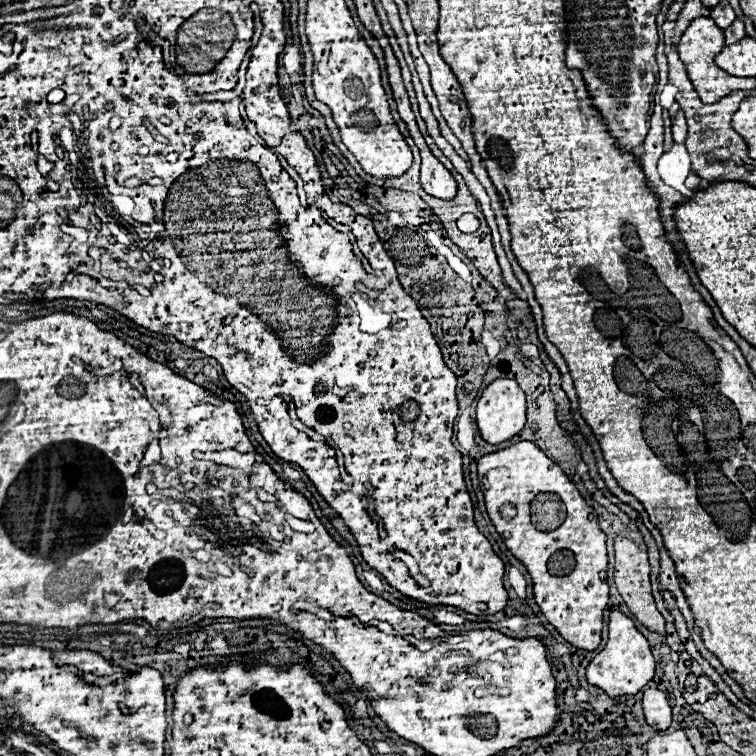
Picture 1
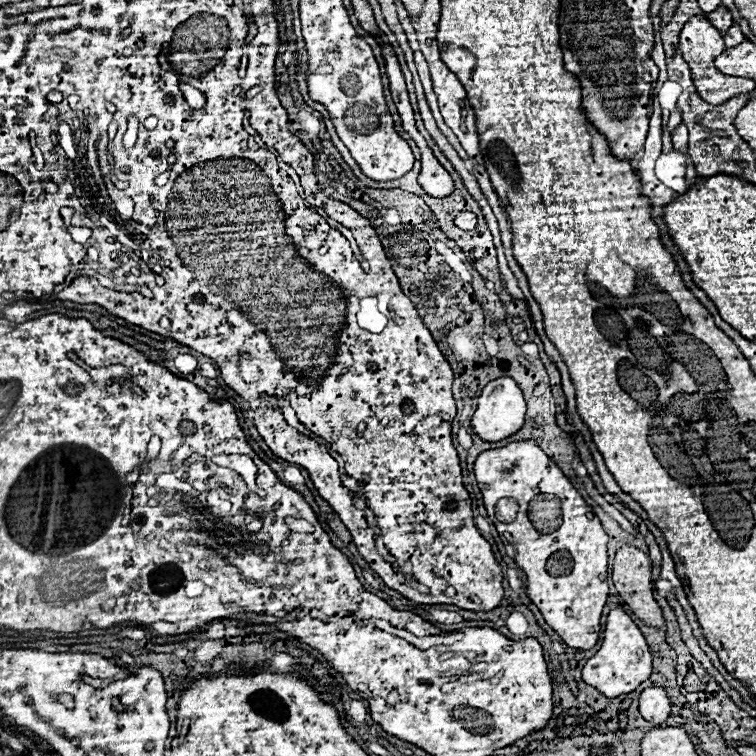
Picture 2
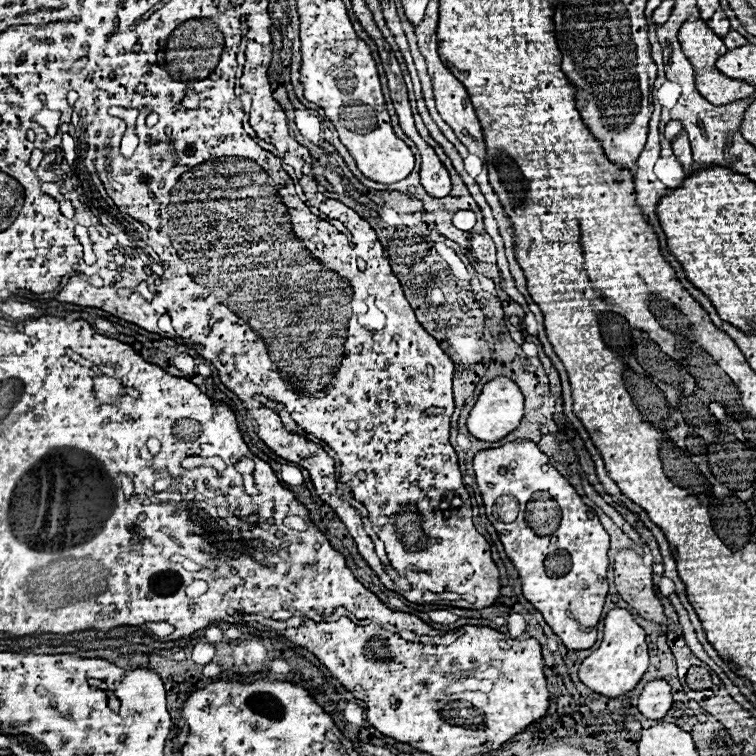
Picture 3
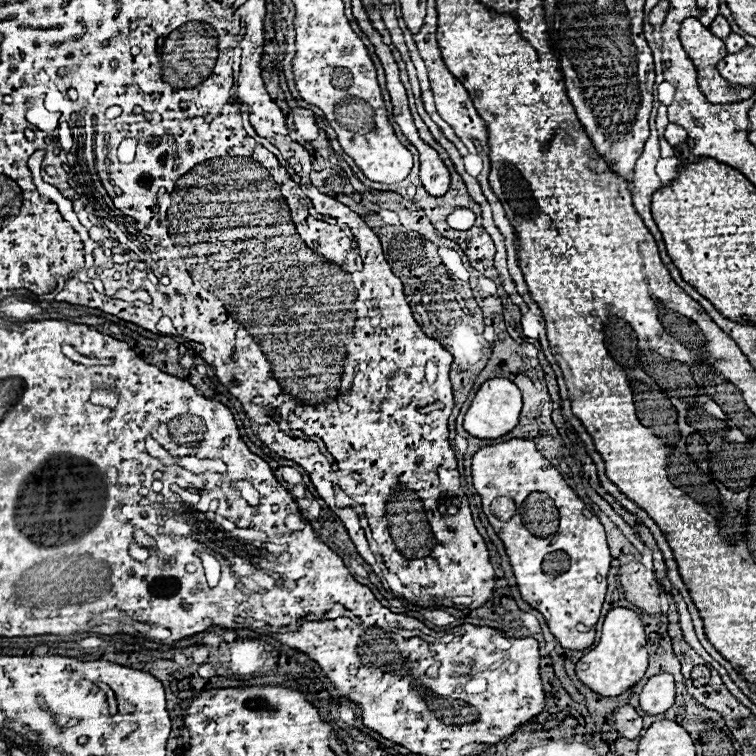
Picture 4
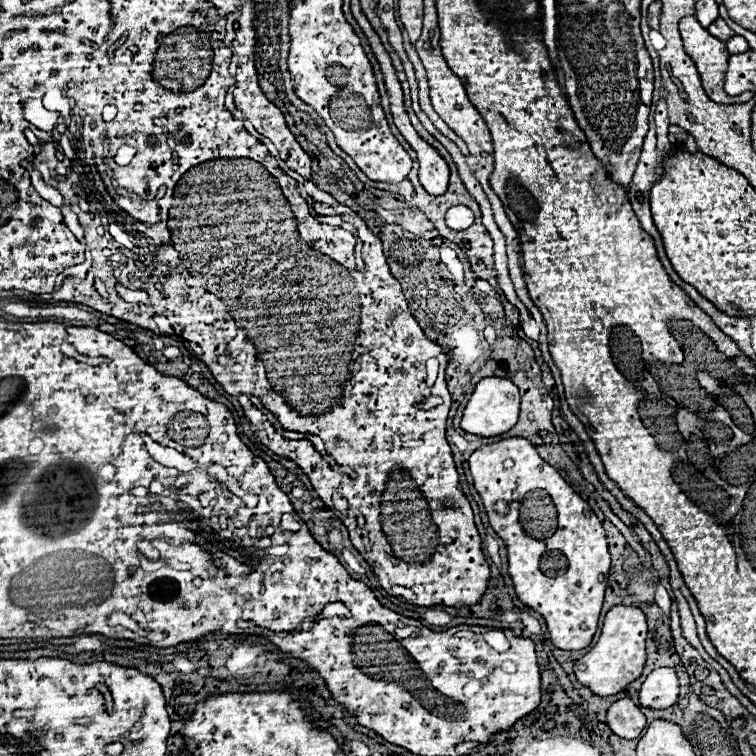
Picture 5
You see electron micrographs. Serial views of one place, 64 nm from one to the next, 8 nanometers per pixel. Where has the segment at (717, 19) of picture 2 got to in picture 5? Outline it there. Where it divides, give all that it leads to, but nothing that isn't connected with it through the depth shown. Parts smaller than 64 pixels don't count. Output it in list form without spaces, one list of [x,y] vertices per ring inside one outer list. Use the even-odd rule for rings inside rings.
[[[718,18],[718,20],[708,28],[708,32],[710,32],[712,36],[716,36],[718,40],[722,40],[722,42],[730,40],[730,38],[736,34],[734,30],[730,30],[730,28],[728,28],[728,24],[726,24],[722,18]]]

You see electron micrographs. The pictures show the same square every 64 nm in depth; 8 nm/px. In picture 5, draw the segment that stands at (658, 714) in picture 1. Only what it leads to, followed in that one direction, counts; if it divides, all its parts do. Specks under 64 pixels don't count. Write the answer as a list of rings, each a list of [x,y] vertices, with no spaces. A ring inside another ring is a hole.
[[[656,668],[648,674],[640,688],[640,704],[646,708],[664,710],[678,698],[678,676],[672,668]]]

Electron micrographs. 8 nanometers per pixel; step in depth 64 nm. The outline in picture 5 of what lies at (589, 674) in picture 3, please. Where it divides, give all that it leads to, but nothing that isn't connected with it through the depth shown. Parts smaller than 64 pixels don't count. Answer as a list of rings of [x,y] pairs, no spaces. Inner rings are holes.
[[[614,606],[604,616],[604,626],[598,642],[588,654],[574,662],[574,674],[582,686],[592,690],[596,696],[612,696],[632,684],[644,668],[646,662],[646,640],[648,626],[646,616],[638,606]]]

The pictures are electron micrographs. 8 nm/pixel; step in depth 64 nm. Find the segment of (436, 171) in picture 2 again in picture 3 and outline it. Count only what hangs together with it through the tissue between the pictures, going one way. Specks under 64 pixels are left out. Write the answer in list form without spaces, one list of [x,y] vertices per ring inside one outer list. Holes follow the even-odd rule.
[[[422,156],[422,168],[420,168],[420,182],[424,186],[424,190],[430,196],[446,196],[450,194],[450,176],[448,170],[440,170],[444,168],[442,162],[438,160],[438,156]]]

